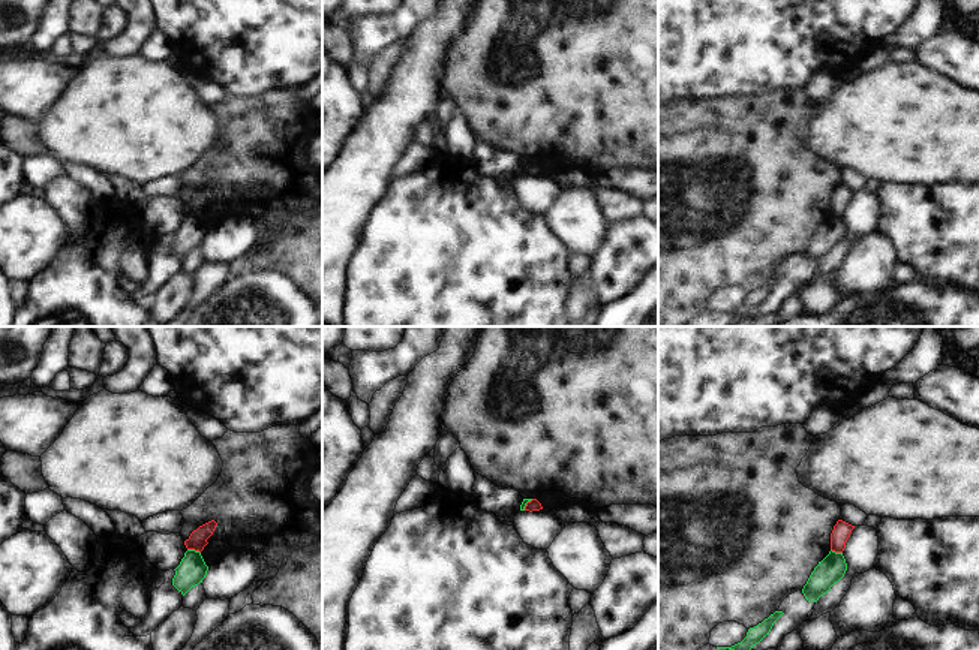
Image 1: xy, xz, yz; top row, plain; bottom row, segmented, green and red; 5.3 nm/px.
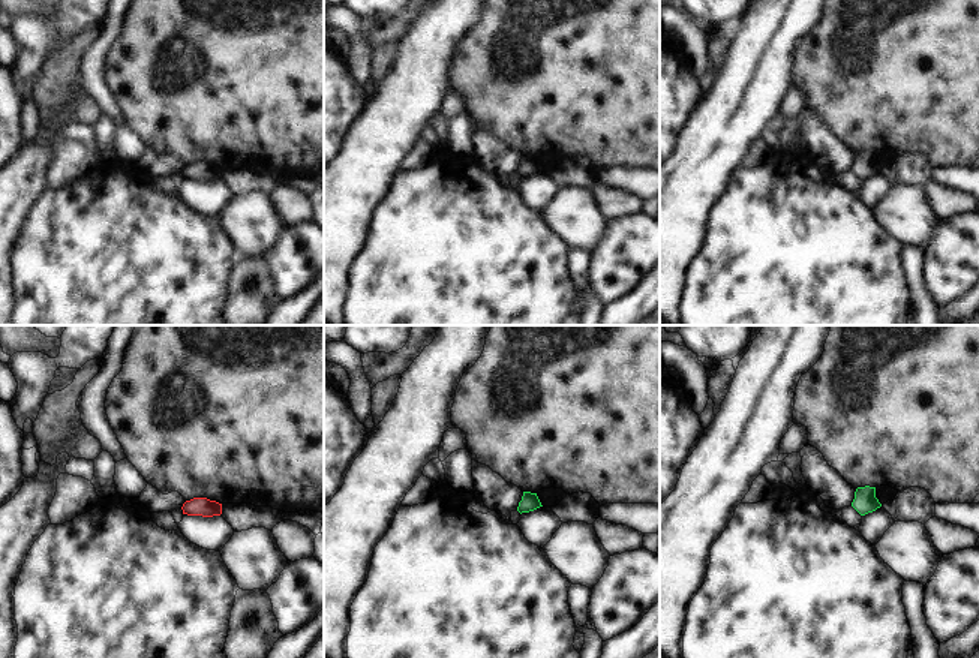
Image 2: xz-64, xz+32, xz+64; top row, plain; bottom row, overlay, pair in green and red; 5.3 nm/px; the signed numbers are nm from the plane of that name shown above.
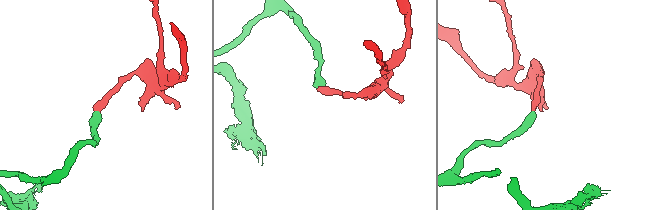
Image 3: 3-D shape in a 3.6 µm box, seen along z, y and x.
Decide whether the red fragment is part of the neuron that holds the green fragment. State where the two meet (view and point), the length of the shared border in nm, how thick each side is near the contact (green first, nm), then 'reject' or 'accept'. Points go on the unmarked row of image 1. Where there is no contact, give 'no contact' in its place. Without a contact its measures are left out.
xy (194, 214) | 80 nm | 160/100 nm | reject

